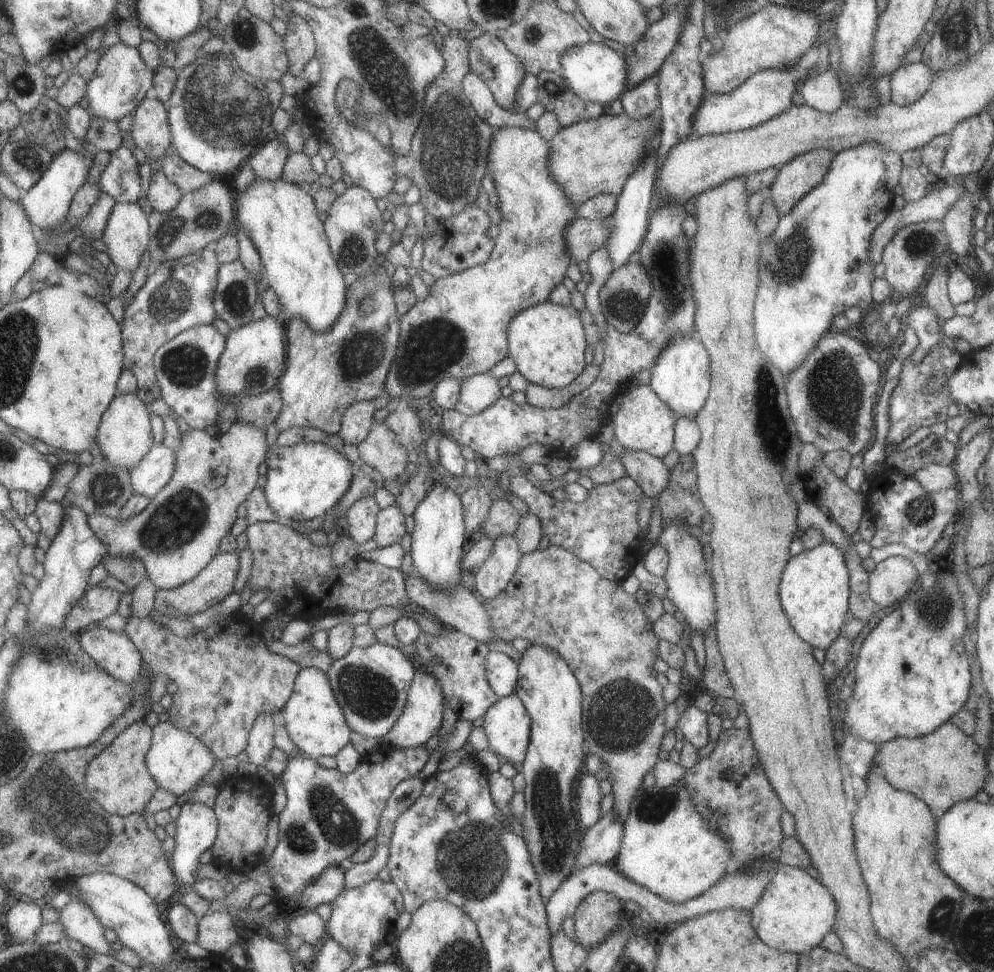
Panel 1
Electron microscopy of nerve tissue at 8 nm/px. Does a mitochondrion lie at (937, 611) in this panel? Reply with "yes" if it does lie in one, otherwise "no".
yes

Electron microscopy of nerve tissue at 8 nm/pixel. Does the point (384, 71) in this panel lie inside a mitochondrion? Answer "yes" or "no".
yes

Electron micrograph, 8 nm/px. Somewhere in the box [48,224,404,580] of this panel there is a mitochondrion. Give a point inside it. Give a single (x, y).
(181, 515)

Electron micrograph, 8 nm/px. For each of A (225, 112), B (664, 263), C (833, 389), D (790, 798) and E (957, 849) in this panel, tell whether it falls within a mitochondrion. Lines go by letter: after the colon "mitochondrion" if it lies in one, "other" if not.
A: mitochondrion
B: mitochondrion
C: mitochondrion
D: other
E: other

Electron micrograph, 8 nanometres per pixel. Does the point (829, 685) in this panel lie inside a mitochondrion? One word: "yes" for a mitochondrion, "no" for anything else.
no

